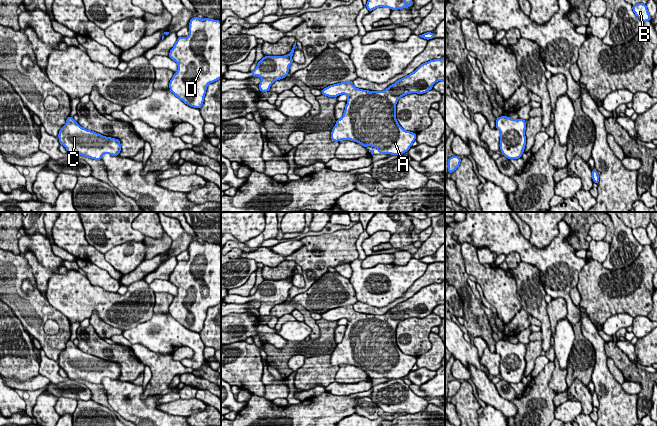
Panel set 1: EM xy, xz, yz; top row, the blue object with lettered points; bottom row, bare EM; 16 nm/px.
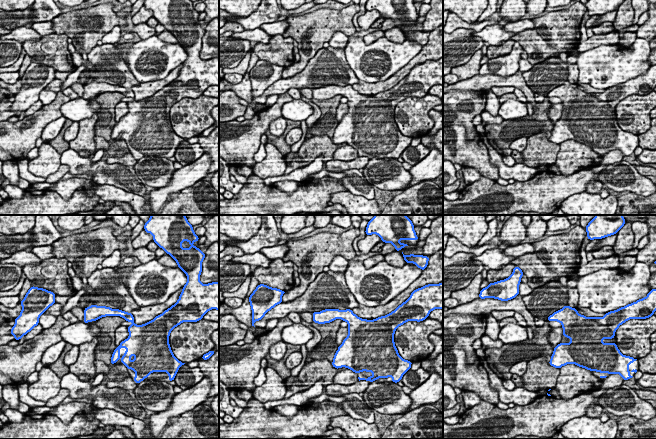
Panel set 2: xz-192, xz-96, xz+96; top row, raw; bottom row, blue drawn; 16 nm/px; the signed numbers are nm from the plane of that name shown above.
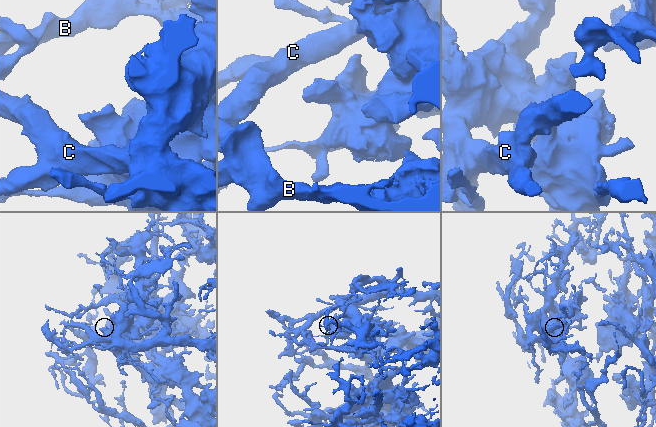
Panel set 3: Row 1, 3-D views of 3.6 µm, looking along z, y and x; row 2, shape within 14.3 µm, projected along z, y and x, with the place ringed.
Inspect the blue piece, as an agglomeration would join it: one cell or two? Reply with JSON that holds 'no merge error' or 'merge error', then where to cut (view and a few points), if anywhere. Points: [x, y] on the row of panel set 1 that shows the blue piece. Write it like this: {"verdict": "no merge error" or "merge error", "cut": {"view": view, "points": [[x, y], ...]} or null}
{"verdict": "no merge error", "cut": null}

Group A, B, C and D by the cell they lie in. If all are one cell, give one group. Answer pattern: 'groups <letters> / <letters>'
groups A B C D

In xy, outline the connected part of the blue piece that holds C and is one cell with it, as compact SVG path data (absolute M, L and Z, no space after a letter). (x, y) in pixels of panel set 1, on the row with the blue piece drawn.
M71 116L66 119L58 137L59 143L66 148L69 156L82 155L101 160L104 154L118 156L121 152L121 143L118 139L87 130Z

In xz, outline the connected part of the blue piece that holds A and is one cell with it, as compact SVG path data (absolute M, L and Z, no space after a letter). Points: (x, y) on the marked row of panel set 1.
M445 56L421 64L414 72L399 79L383 91L369 91L356 88L353 82L341 82L330 85L322 90L322 95L338 97L345 94L347 104L343 116L337 119L331 131L331 140L351 140L363 147L372 146L378 149L378 154L402 155L407 152L416 140L417 134L404 130L396 119L396 104L398 100L410 93L424 94L433 88L438 81L445 81Z

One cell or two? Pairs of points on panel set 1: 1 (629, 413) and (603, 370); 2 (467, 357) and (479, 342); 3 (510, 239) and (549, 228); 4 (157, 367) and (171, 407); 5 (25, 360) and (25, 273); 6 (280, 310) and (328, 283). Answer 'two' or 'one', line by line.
1: one
2: two
3: two
4: two
5: two
6: one

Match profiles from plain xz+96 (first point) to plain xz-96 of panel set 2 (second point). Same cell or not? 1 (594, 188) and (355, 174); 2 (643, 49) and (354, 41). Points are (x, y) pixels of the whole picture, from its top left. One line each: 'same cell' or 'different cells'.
1: same cell
2: same cell

